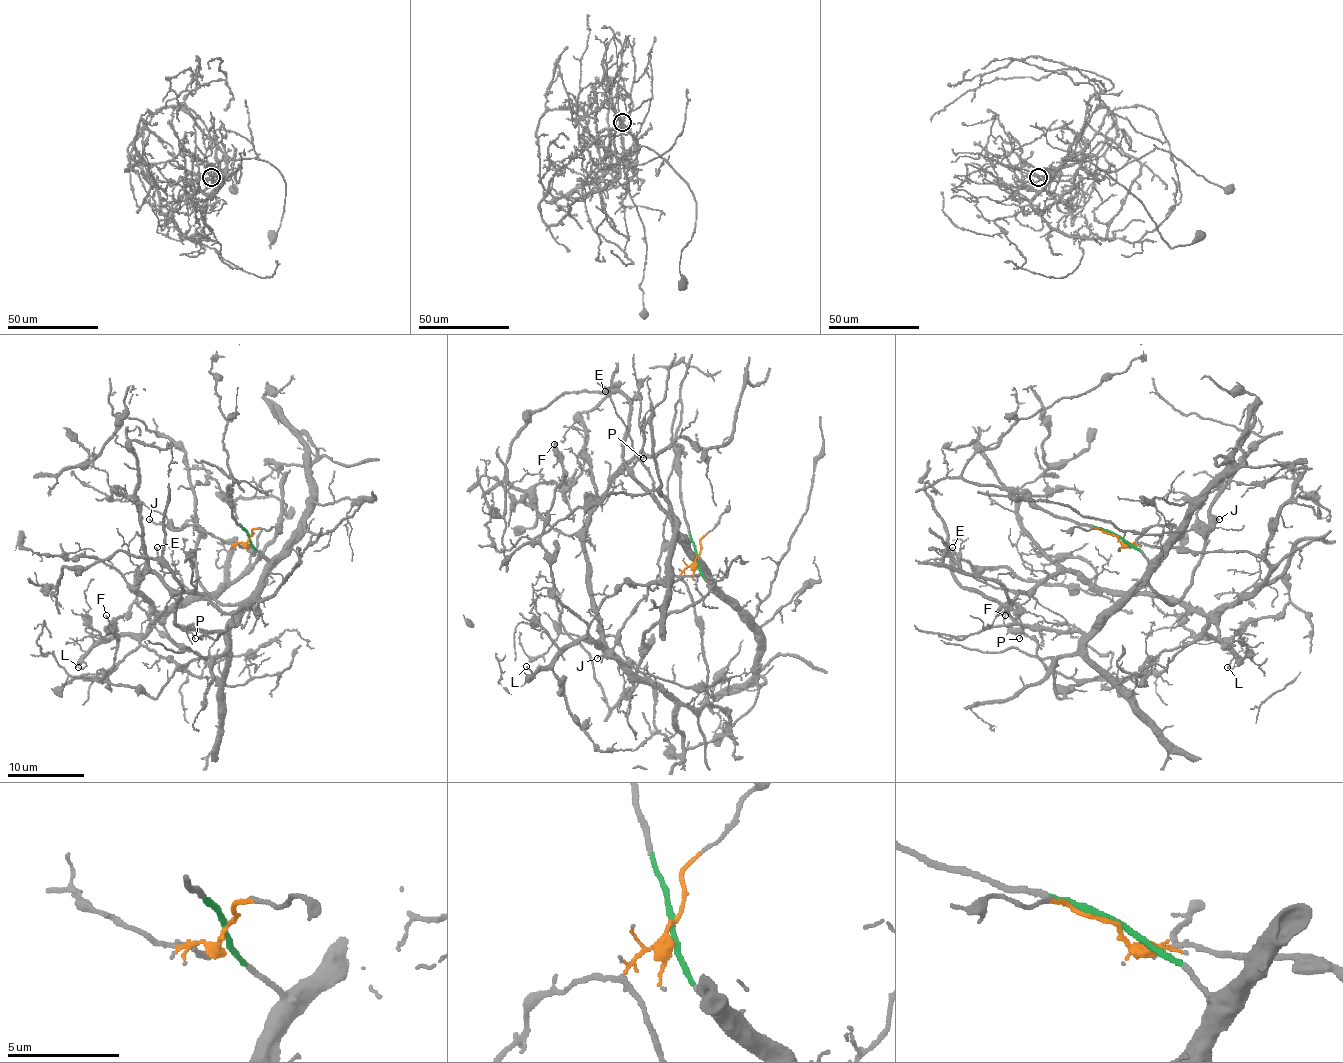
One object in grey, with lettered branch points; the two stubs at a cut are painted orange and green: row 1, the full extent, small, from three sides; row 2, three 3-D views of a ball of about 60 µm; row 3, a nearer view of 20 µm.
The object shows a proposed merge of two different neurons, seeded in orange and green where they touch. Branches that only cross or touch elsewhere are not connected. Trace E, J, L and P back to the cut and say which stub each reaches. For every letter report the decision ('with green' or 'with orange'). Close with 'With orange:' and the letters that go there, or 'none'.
E: with green
J: with orange
L: with orange
P: with green
With orange: J, L

